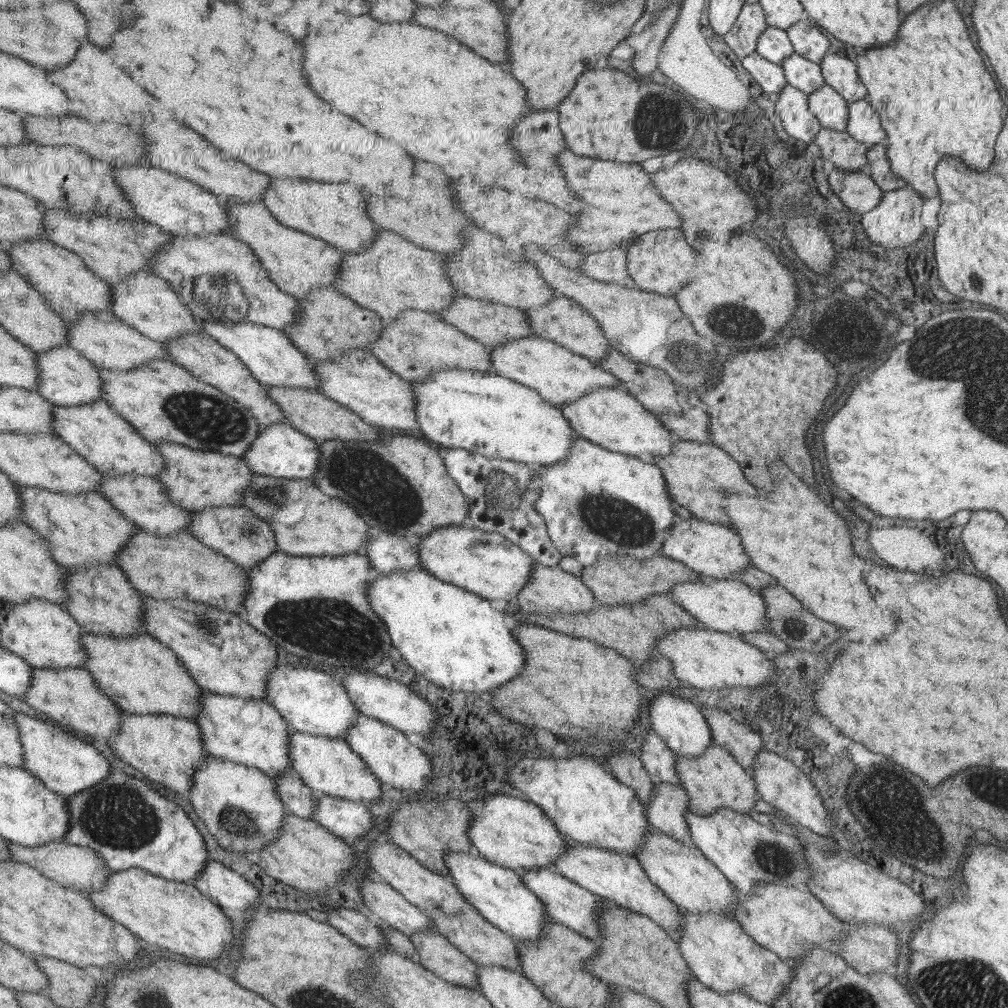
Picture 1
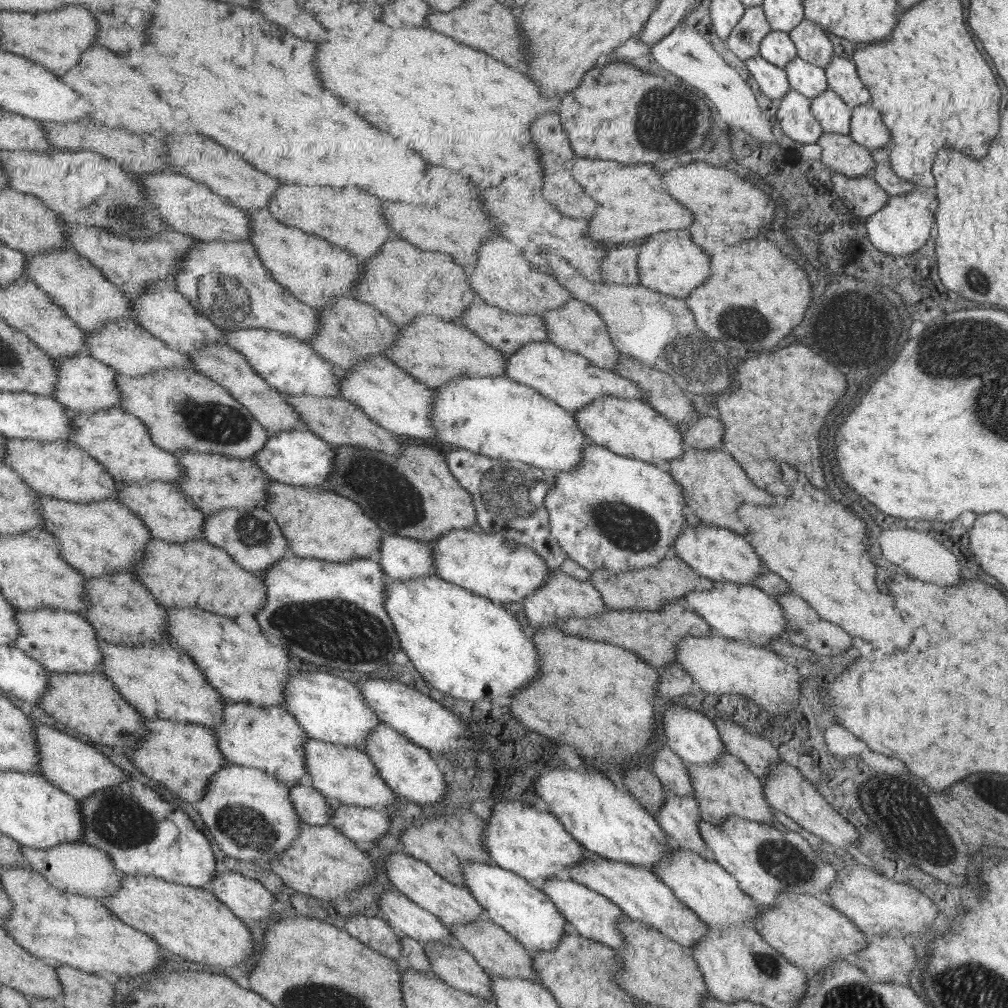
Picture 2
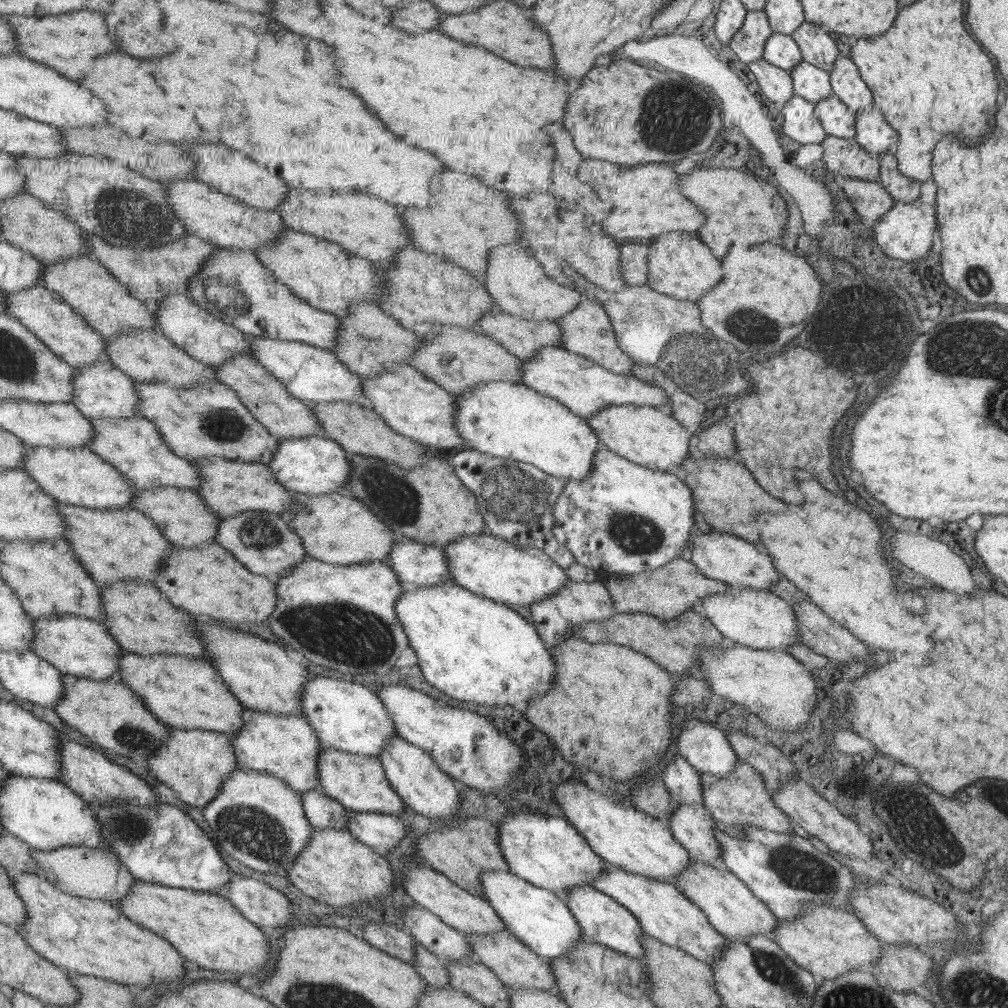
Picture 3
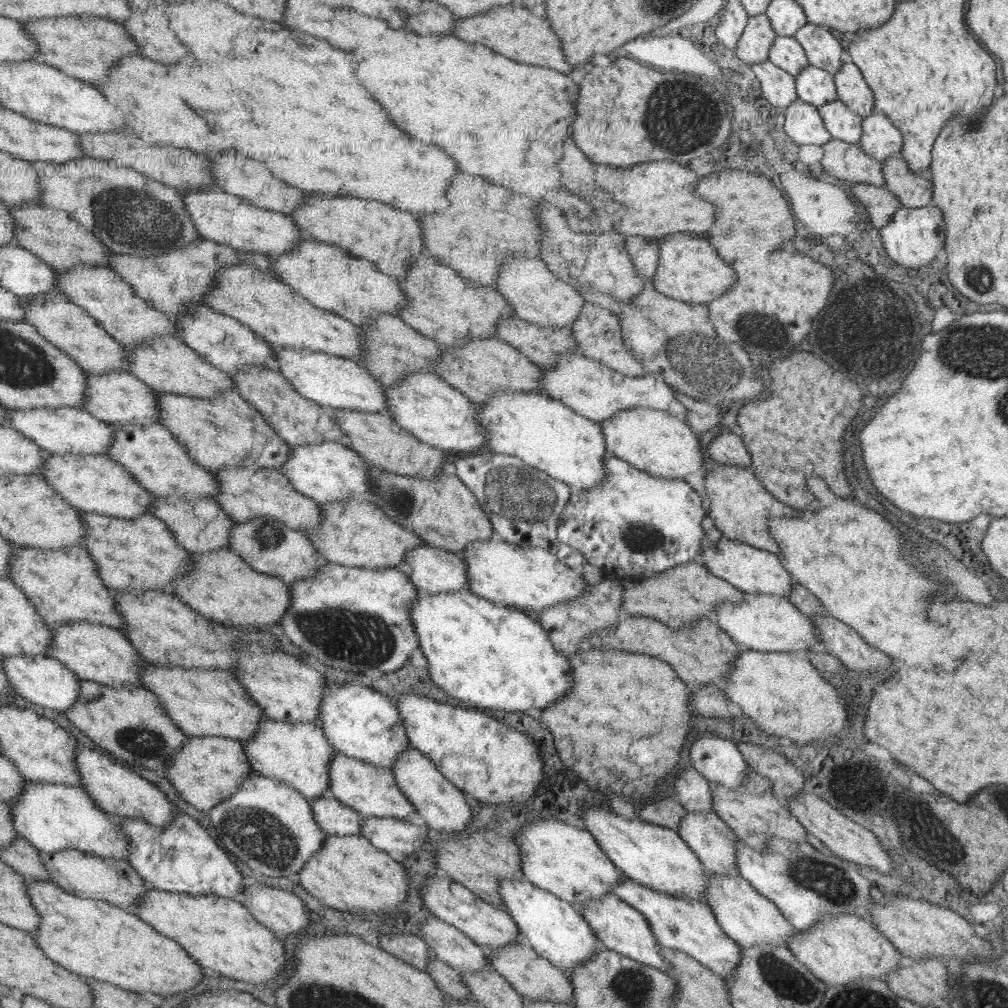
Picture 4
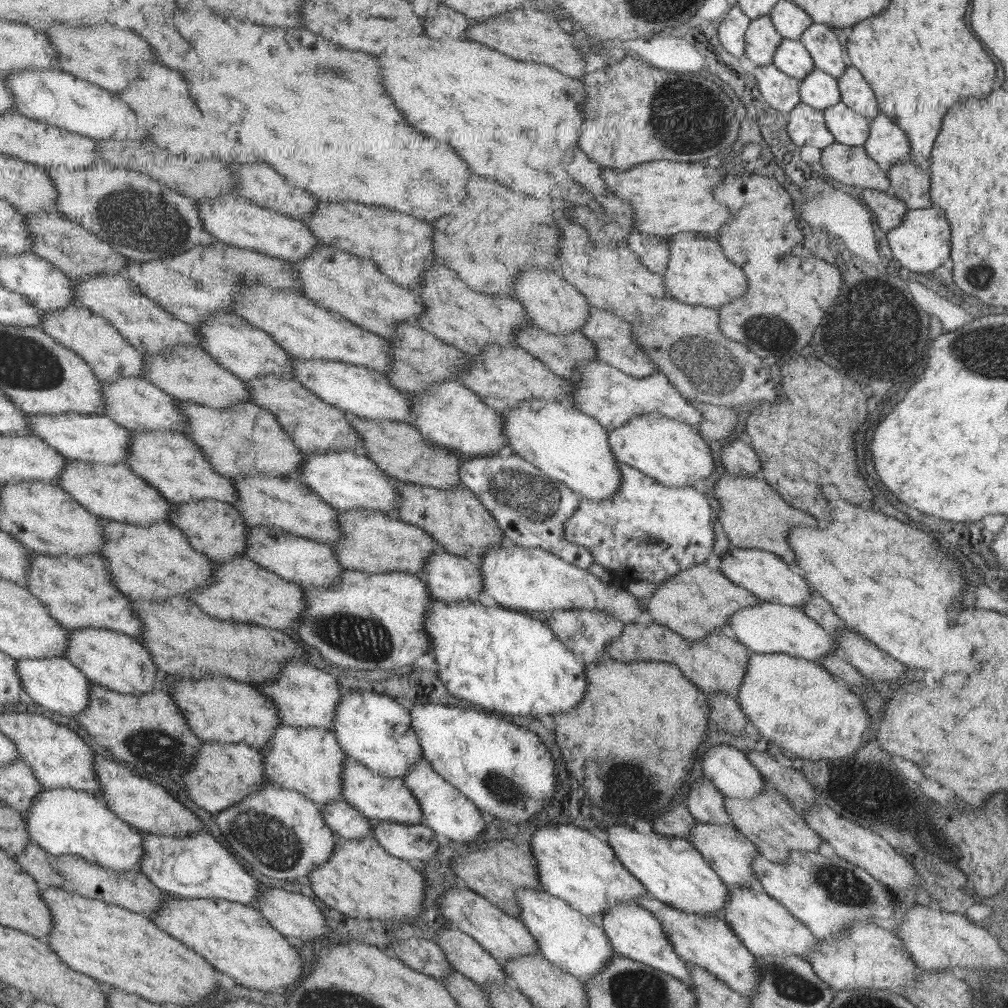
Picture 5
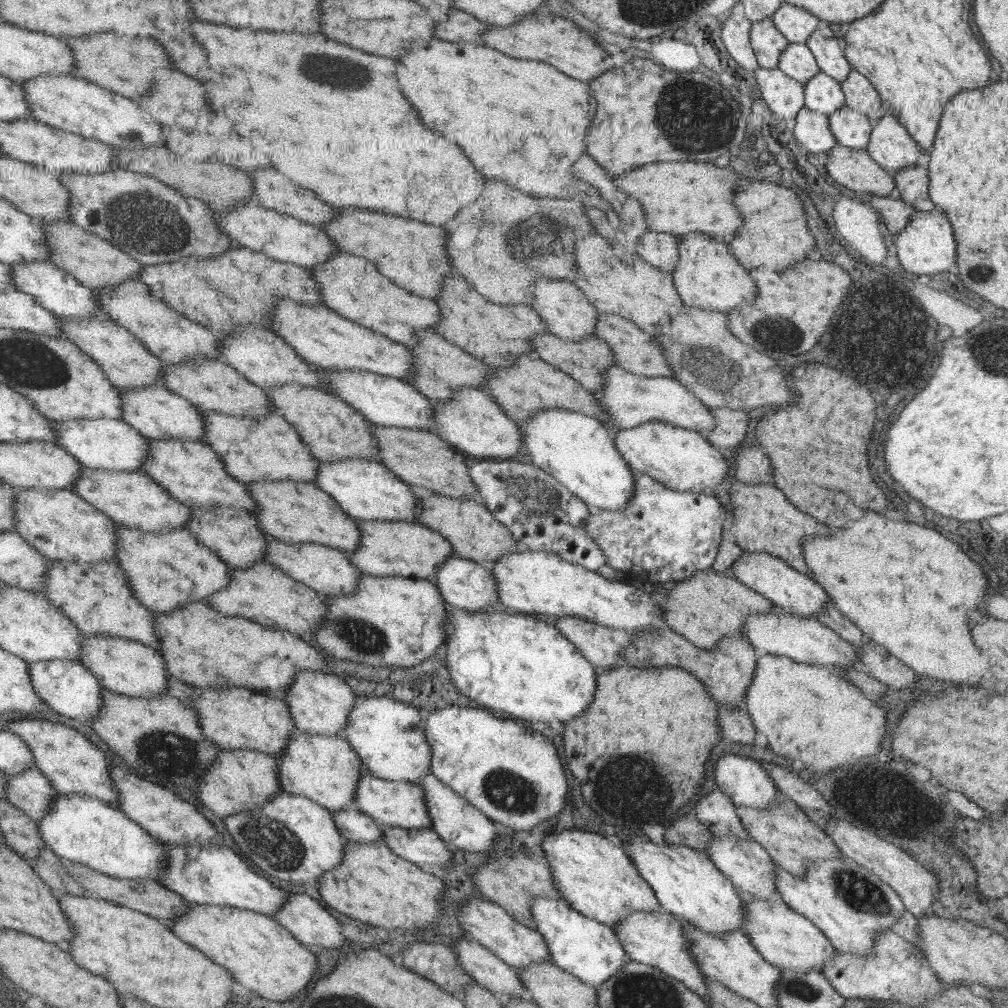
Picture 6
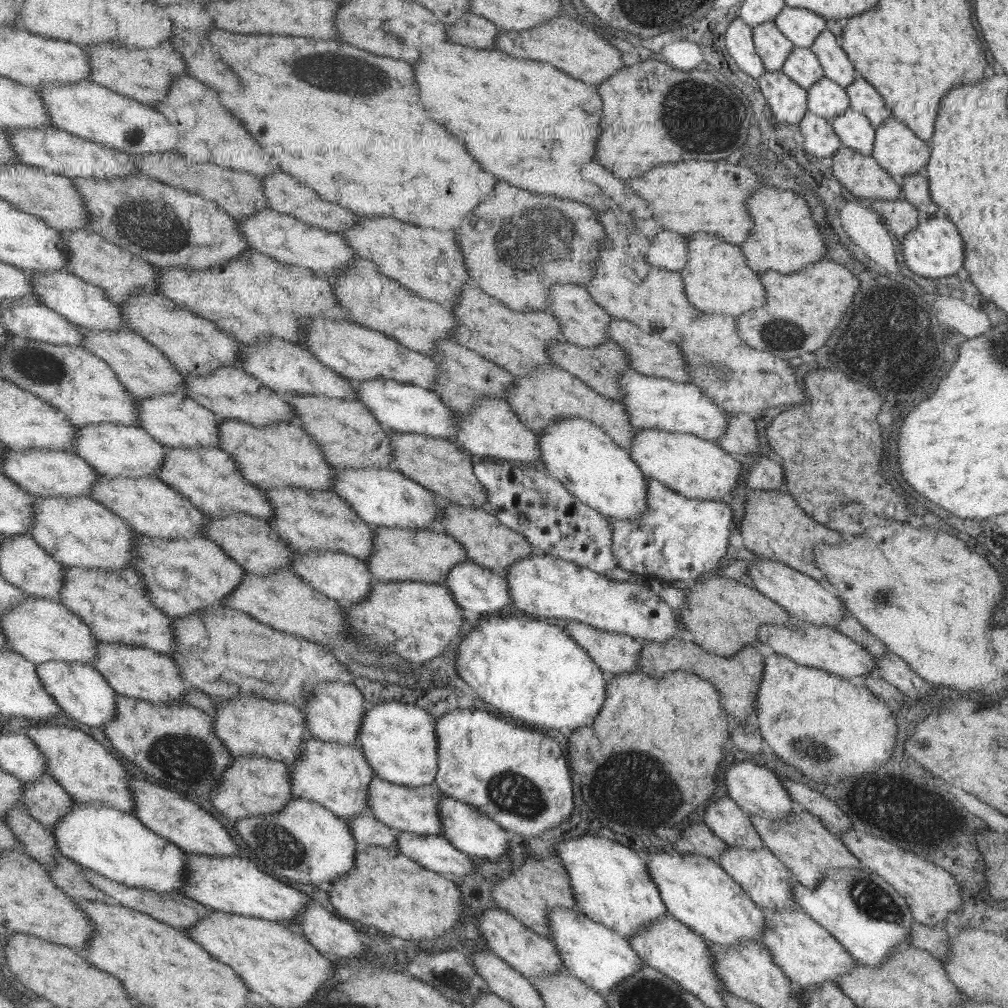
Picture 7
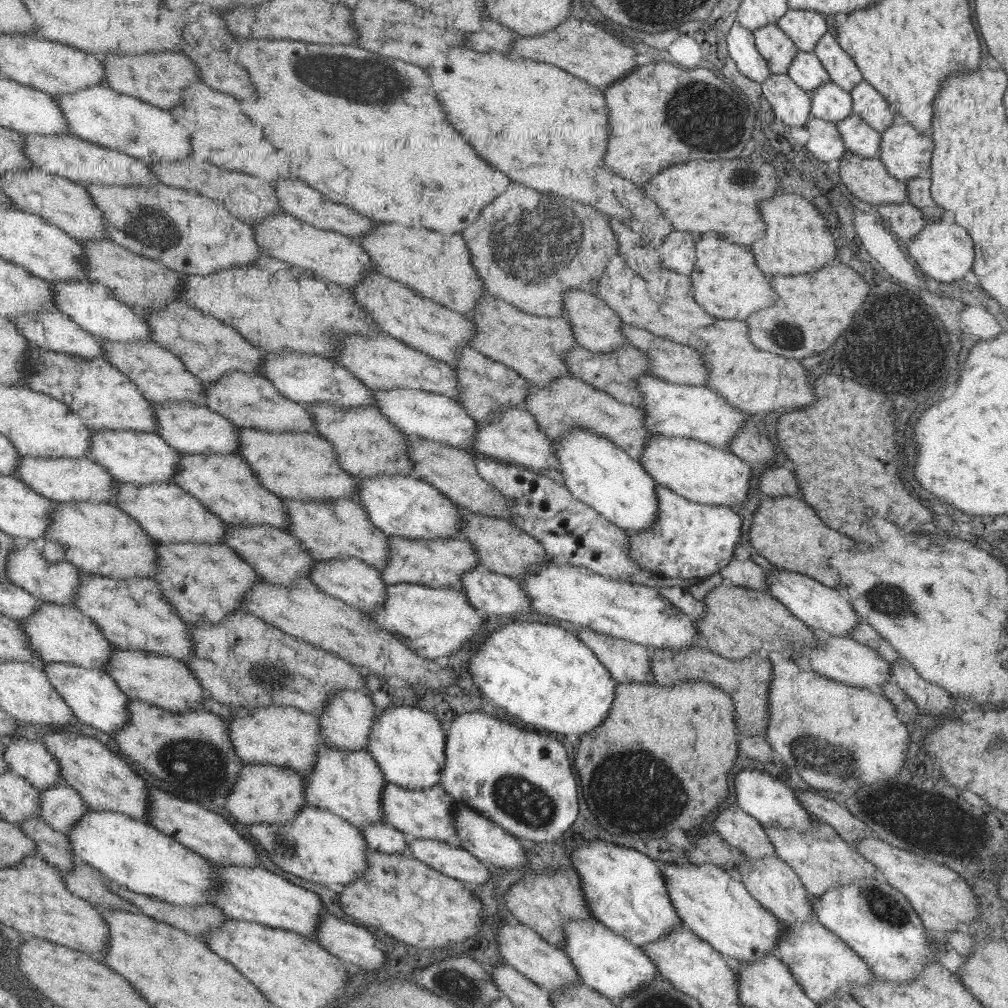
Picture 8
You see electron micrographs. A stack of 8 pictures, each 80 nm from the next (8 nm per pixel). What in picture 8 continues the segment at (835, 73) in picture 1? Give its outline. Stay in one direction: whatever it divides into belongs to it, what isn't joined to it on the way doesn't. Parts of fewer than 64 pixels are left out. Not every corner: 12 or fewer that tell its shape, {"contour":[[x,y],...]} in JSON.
{"contour":[[870,84],[849,92],[852,112],[876,132],[896,122]]}

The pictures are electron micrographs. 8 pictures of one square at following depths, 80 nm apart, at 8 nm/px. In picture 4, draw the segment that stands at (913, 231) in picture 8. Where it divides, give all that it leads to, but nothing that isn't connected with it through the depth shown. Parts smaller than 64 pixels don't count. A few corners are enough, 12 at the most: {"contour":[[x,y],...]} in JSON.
{"contour":[[853,182],[869,226],[881,228],[901,204],[886,188]]}

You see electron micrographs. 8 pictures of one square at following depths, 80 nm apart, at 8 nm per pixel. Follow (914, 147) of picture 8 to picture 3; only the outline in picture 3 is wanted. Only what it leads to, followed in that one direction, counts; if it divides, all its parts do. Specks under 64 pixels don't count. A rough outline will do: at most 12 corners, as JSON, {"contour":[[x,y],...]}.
{"contour":[[873,106],[856,111],[855,142],[872,156],[891,151],[895,130]]}

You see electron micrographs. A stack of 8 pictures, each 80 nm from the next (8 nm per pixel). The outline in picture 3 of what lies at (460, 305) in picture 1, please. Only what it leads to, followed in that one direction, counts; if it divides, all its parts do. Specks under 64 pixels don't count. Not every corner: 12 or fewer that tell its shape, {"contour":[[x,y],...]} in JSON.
{"contour":[[499,307],[475,329],[528,360],[561,346],[555,321],[510,315]]}

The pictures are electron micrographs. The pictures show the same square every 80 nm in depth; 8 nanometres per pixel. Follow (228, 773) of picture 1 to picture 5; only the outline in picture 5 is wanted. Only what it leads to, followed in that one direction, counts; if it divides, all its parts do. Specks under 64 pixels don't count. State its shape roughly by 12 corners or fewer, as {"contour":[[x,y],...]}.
{"contour":[[264,782],[214,815],[235,854],[291,881],[340,840],[320,806]]}

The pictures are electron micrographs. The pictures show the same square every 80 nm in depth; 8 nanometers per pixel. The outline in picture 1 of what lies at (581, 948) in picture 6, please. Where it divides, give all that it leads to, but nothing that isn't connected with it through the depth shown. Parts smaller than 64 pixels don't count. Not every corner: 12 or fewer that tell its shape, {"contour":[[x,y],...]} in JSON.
{"contour":[[447,850],[448,879],[516,942],[551,921],[515,871]]}

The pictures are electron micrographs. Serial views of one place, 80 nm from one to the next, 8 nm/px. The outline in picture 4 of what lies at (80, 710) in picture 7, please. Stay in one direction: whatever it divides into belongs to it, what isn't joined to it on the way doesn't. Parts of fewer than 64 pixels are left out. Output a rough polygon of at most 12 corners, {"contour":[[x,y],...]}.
{"contour":[[45,655],[4,656],[18,699],[65,712],[80,679]]}

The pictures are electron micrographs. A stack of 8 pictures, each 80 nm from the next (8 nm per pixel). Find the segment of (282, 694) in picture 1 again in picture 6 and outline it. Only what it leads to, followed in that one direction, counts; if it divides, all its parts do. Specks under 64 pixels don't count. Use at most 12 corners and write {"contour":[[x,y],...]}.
{"contour":[[359,698],[342,734],[371,775],[431,769],[419,708]]}

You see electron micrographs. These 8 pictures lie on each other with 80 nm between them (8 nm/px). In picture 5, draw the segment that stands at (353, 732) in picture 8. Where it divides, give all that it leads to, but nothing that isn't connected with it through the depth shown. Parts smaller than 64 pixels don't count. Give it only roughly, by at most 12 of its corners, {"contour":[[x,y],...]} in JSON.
{"contour":[[299,659],[253,684],[285,726],[332,730],[337,678]]}

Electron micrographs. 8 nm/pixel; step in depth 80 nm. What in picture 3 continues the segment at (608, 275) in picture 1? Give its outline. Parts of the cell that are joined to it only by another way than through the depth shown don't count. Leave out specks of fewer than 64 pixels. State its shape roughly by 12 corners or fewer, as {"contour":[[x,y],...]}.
{"contour":[[619,245],[620,273],[627,285],[648,280],[648,246]]}

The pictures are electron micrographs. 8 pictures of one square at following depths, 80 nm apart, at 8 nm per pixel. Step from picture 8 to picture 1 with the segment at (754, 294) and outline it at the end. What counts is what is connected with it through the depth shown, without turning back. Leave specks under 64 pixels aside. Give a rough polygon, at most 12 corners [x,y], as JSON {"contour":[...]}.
{"contour":[[679,228],[625,245],[643,291],[675,294],[695,264]]}

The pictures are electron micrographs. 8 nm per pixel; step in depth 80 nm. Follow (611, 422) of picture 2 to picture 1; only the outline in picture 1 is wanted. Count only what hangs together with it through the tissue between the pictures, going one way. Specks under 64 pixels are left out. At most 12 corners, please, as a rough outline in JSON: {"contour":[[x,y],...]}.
{"contour":[[622,388],[557,406],[581,438],[639,459],[674,436]]}

